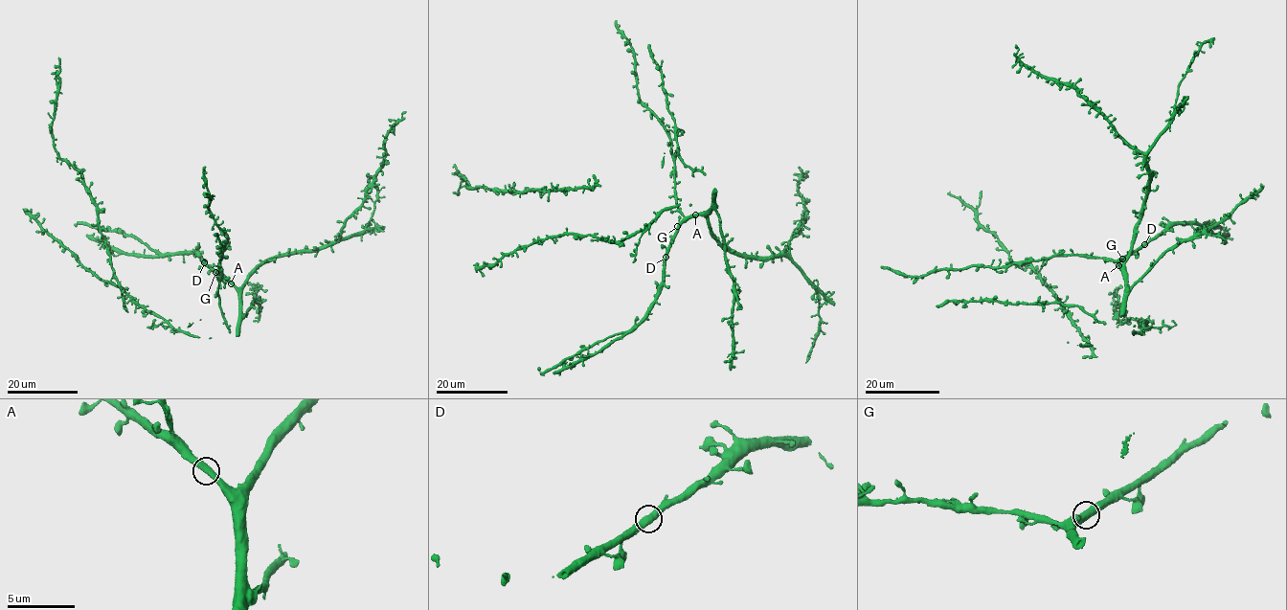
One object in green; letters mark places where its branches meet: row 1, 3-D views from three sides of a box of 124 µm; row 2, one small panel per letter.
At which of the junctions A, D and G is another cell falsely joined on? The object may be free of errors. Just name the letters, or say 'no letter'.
no letter

